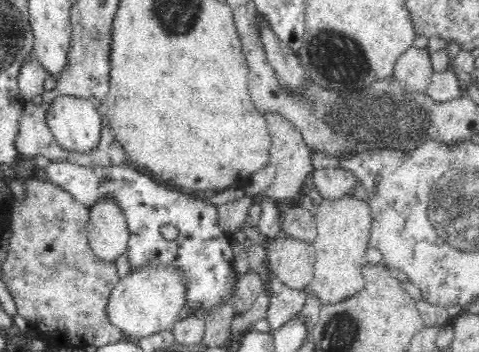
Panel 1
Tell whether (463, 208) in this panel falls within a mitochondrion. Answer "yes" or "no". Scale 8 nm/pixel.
yes

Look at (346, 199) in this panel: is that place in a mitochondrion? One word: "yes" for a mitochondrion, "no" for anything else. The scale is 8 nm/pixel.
no

